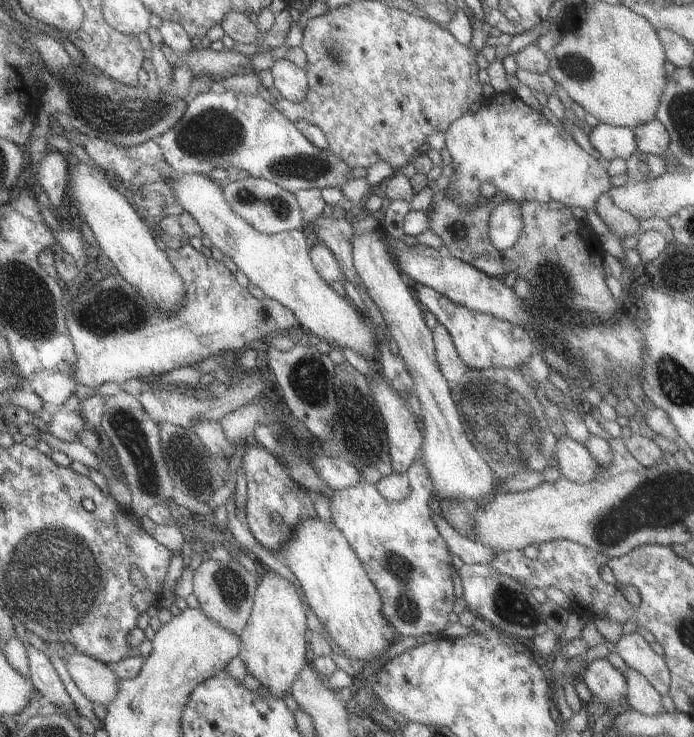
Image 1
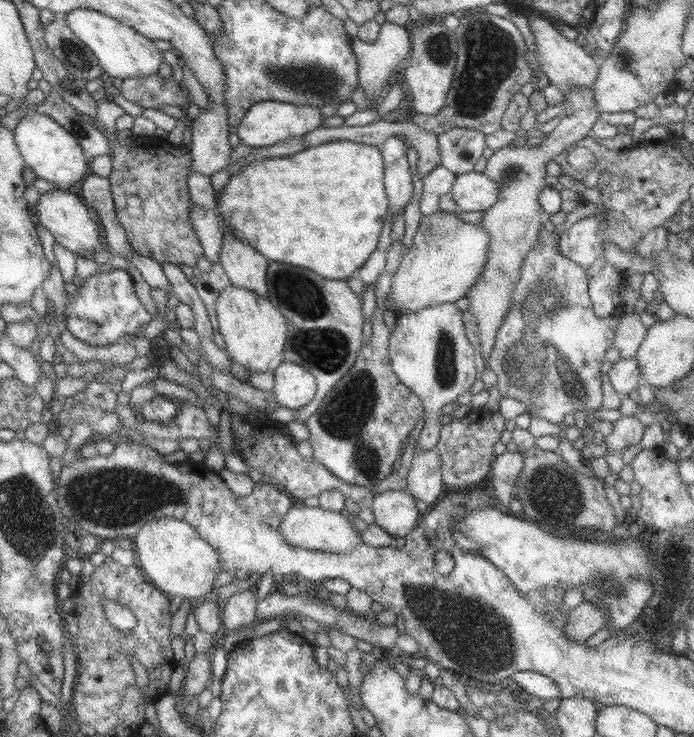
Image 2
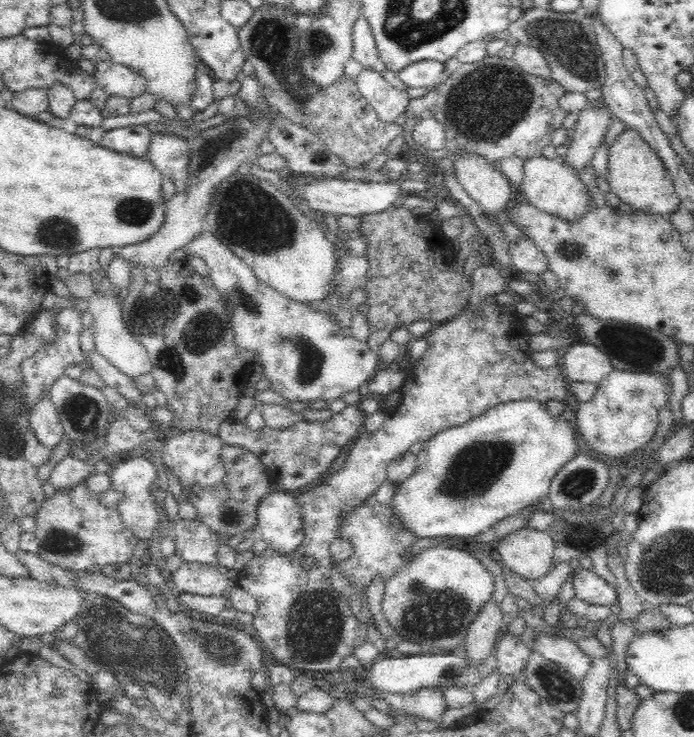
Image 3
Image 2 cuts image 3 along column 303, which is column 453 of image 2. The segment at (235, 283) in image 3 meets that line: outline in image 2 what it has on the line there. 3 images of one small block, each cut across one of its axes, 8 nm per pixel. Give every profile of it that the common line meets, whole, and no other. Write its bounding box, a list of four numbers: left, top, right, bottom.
[388,302,475,450]

